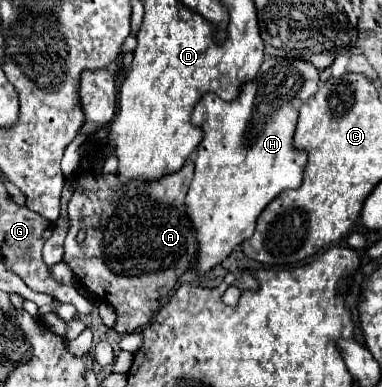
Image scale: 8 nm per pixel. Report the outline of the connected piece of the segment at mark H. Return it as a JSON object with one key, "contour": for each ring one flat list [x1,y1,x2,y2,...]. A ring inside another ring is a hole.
{"contour":[[265,57,259,75,255,81,243,85,239,99,225,103,217,95,205,95,203,101,195,107,191,115,191,123,201,127,203,139,197,147,195,159,195,177,185,195,185,211,191,219,191,225,197,233,197,261,193,269,199,275,209,273,223,259,231,255,231,251,249,239,255,231,255,221,259,213,271,203,281,191,297,189,303,181,303,169,307,165,305,151,297,151,293,147,293,133,299,117,299,107,317,93,319,87,319,71,305,61,281,61,273,57]]}

